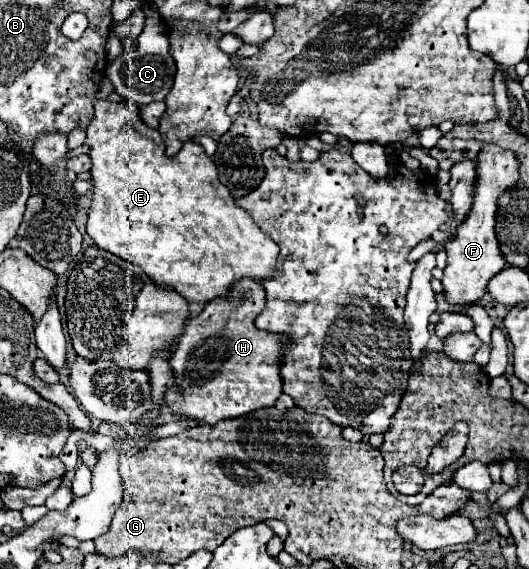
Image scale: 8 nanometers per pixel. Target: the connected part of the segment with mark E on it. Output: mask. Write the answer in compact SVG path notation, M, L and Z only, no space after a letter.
M98 101L94 105L94 119L86 129L86 143L92 157L94 199L88 213L86 233L96 247L106 249L130 263L142 267L142 271L162 287L180 293L186 301L208 303L216 297L226 297L230 289L244 277L254 281L272 279L276 273L276 261L280 247L262 233L250 215L240 209L230 191L218 181L218 169L214 161L204 153L196 141L186 141L176 157L164 155L164 141L156 129L142 123L138 111L128 103Z

